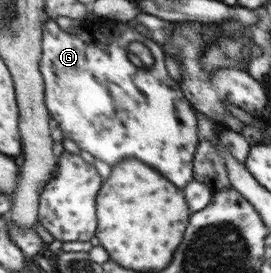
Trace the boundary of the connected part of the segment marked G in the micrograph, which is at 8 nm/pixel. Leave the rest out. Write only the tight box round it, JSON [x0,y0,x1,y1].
[39,17,201,188]

